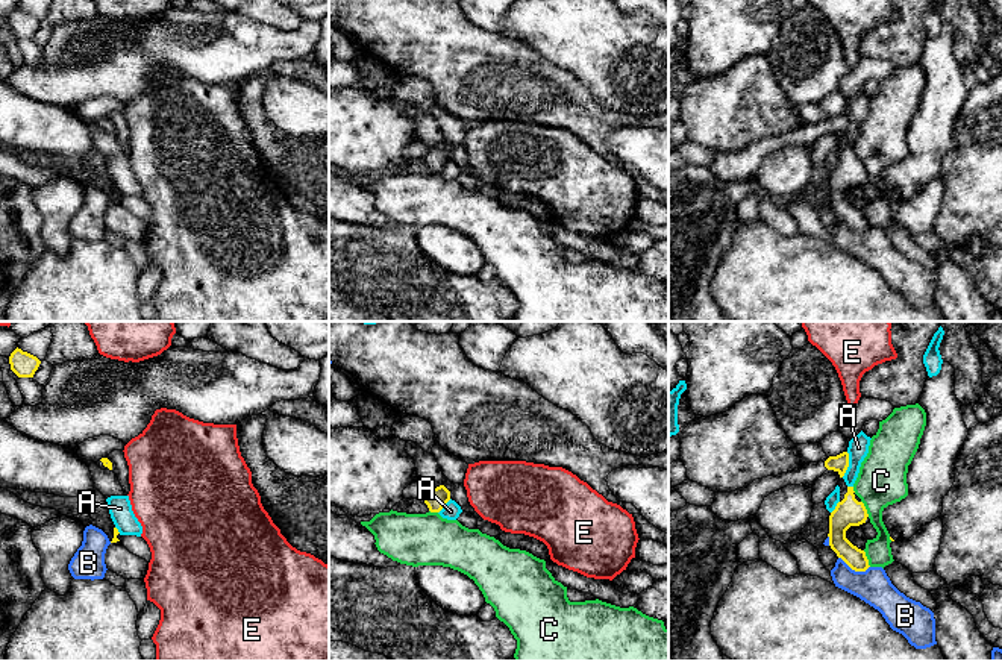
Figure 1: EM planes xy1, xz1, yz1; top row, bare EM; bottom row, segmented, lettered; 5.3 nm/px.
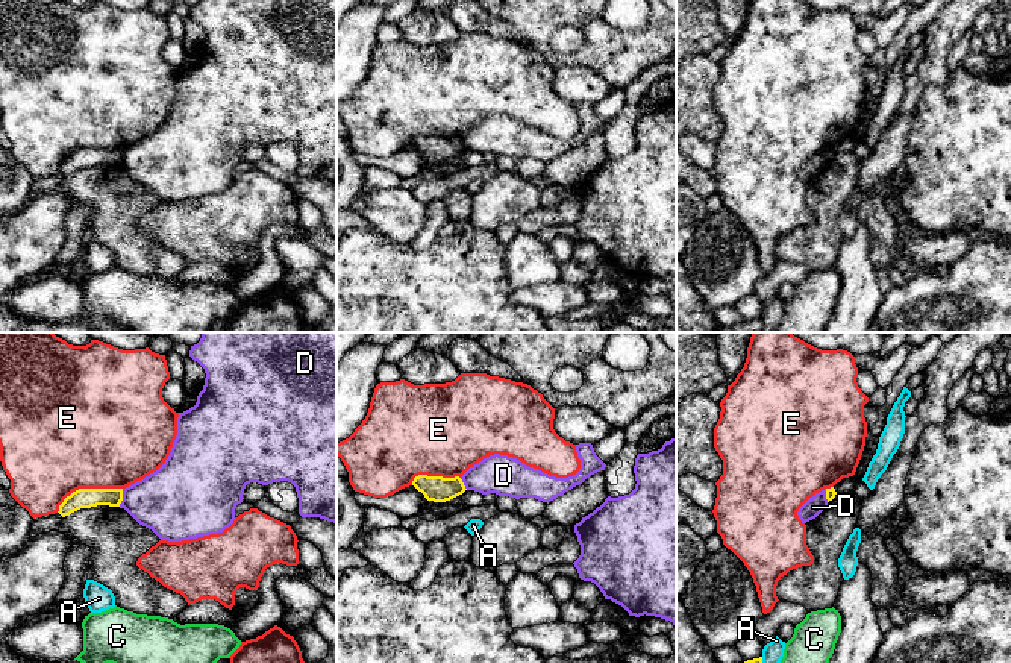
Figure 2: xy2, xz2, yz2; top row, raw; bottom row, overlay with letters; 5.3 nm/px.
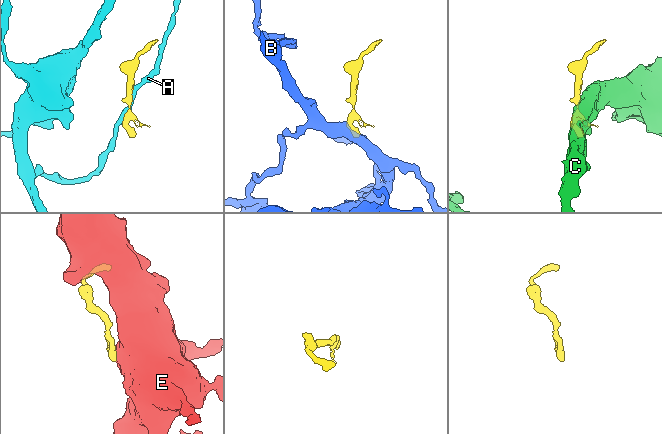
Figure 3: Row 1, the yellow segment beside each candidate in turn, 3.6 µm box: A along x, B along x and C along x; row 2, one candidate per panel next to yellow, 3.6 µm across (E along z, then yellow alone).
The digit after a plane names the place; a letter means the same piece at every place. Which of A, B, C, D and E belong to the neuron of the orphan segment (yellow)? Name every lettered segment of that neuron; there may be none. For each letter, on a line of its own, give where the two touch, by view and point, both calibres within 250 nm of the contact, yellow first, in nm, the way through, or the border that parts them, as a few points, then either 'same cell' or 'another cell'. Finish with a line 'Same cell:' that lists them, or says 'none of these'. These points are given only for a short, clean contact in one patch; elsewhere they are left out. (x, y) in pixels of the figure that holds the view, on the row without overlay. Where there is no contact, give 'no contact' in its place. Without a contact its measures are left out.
A: contact yz1 (848, 125); calibres 90 and 110 nm; another cell
B: contact yz1 (854, 229); calibres 110 and 180 nm; border yz1 (839, 217), (855, 231), (866, 231), (869, 228); another cell
C: contact yz1 (866, 219); calibres 140 and 140 nm; another cell
D: contact xy2 (122, 158); calibres 110 and 360 nm; border xy2 (123, 149), (123, 158), (118, 166); another cell
E: contact xy2 (87, 149); calibres 110 and 500 nm; another cell
Same cell: none of these

